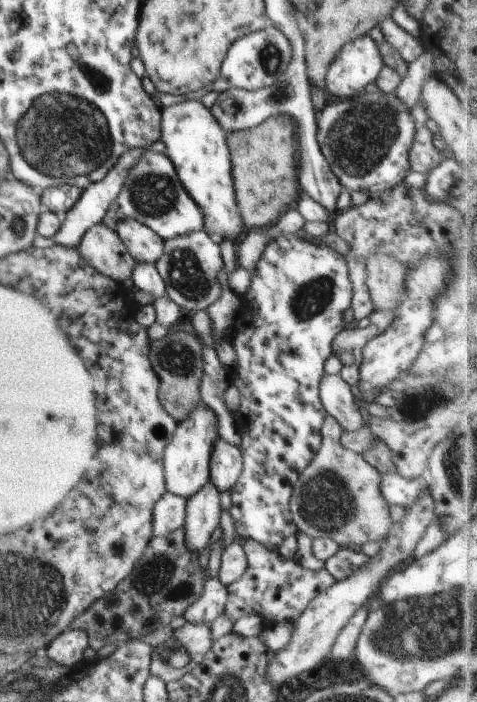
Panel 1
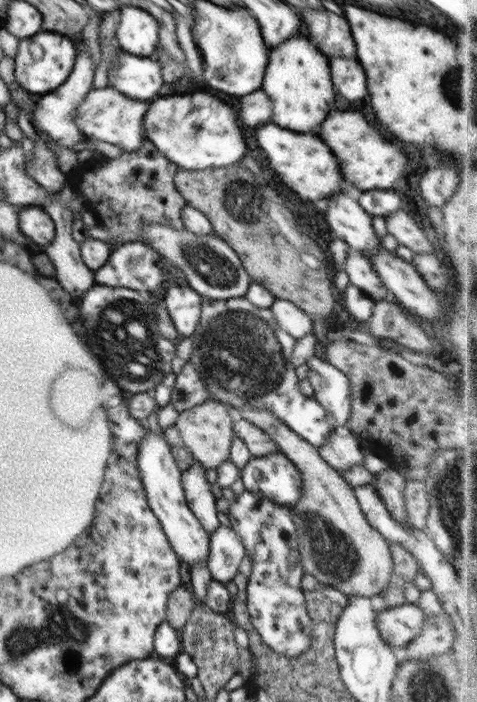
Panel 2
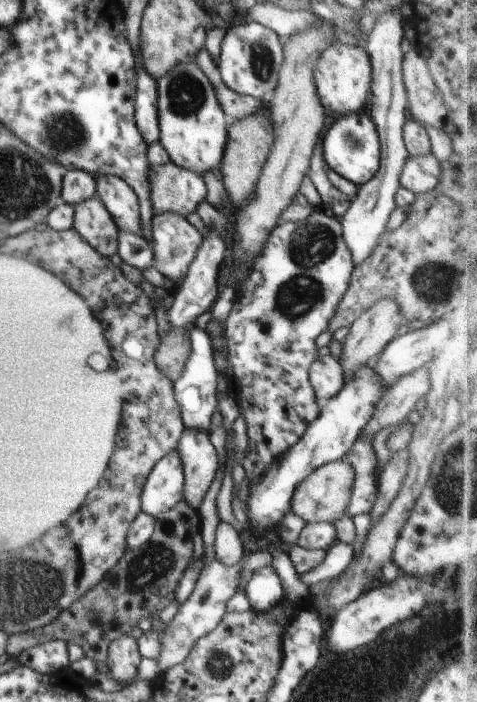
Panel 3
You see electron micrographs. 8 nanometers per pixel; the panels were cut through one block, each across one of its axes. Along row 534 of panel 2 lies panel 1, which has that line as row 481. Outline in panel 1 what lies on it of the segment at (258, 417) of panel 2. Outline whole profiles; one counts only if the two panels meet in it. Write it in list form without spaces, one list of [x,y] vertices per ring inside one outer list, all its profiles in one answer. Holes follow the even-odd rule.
[[[326,415],[320,450],[294,484],[289,508],[297,530],[312,539],[328,537],[340,547],[362,546],[366,542],[382,543],[395,523],[390,517],[390,504],[380,488],[380,472],[364,457],[341,443],[343,428]]]

